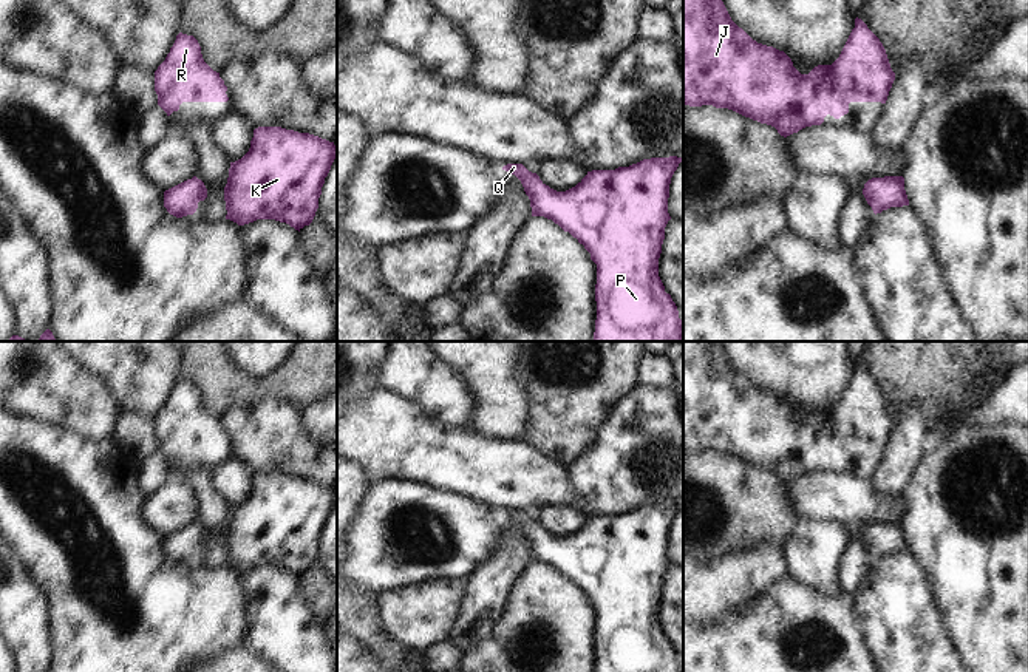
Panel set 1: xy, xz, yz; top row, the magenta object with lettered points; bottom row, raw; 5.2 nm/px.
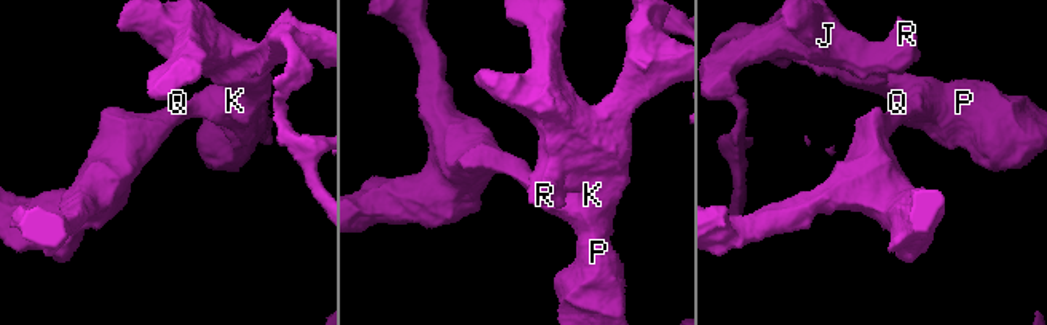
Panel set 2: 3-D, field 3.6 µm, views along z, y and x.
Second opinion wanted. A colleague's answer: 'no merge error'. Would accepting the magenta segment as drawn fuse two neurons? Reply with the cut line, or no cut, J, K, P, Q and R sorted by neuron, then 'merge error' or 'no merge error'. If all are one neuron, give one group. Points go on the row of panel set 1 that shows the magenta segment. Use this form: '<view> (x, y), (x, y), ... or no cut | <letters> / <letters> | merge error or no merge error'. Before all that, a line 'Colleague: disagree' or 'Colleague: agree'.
Colleague: agree
no cut | J K P Q R | no merge error

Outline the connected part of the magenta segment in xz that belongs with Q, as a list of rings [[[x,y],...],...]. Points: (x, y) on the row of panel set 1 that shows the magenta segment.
[[[651,158],[615,170],[592,170],[572,188],[557,192],[523,164],[502,170],[515,175],[530,199],[532,216],[544,216],[569,232],[597,264],[597,320],[594,341],[682,341],[683,321],[659,277],[665,239],[669,184],[683,158]]]

